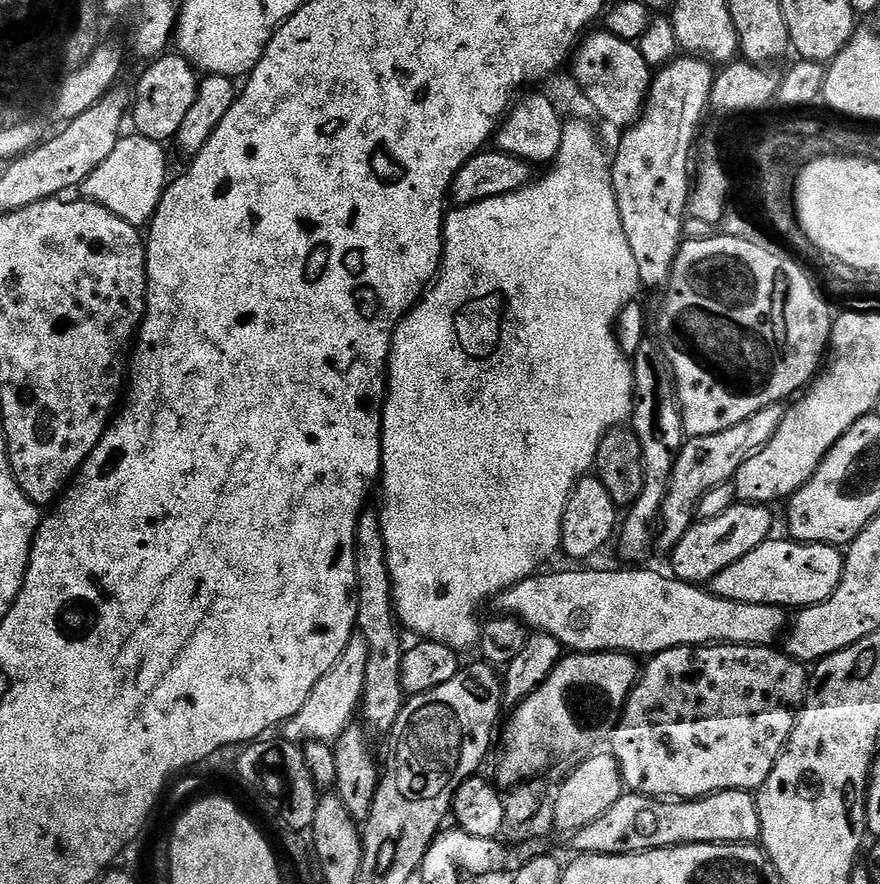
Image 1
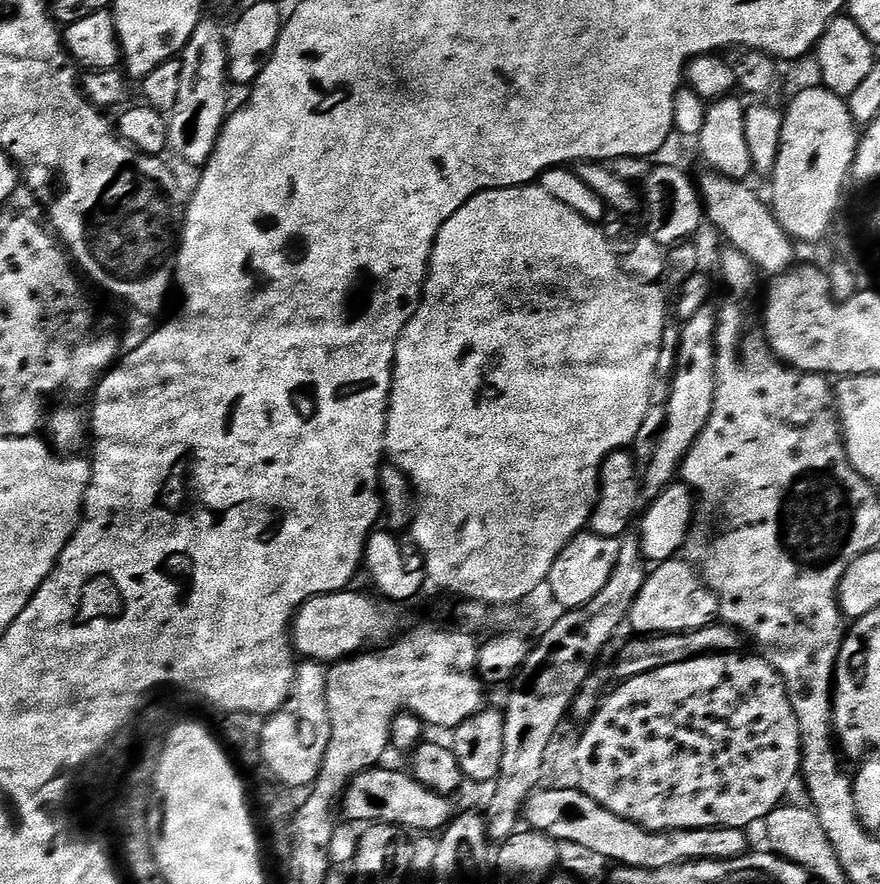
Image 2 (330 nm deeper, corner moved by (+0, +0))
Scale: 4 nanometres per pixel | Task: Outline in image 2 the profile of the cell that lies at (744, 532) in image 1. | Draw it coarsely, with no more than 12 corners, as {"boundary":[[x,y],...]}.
{"boundary":[[683,558],[661,560],[634,598],[632,632],[693,632],[718,598]]}

